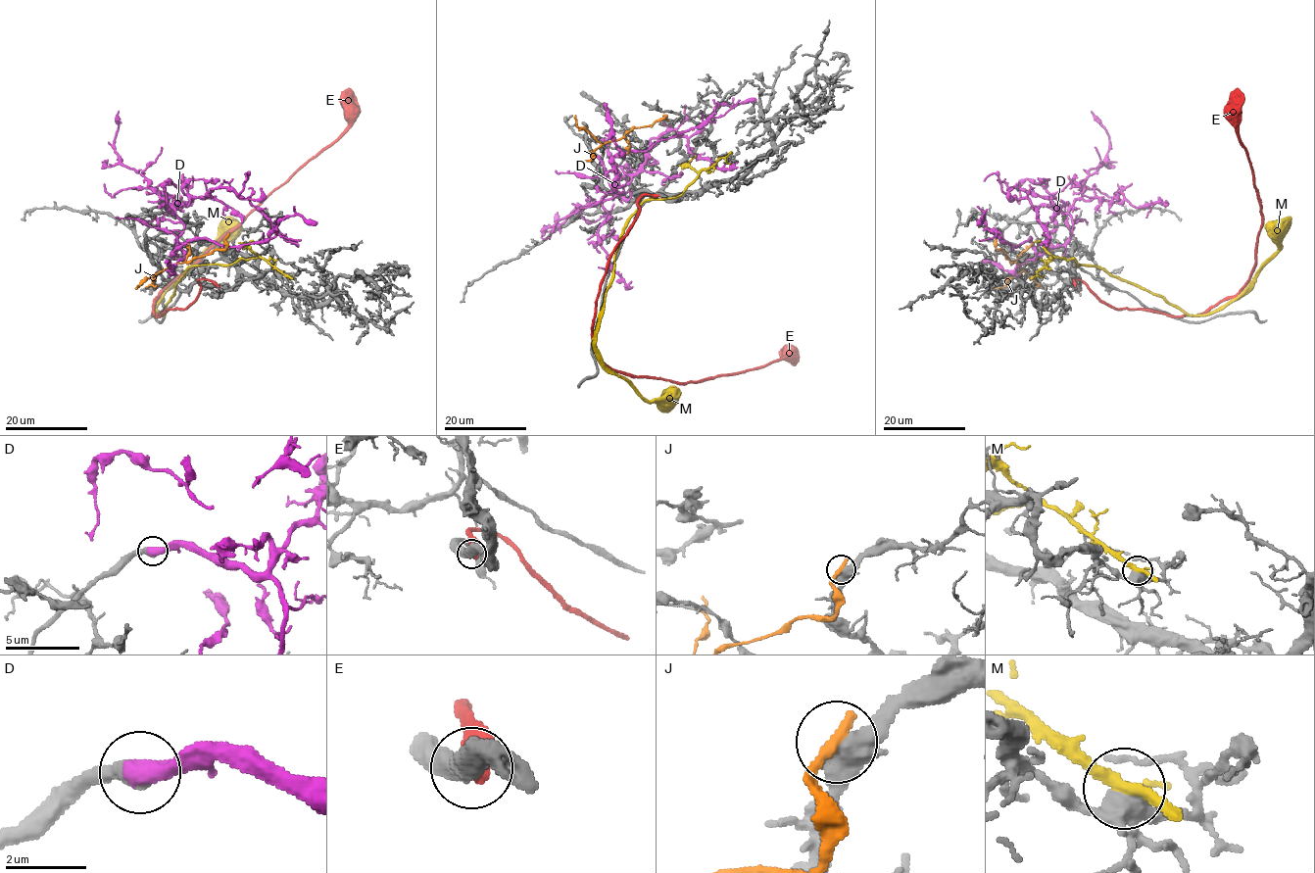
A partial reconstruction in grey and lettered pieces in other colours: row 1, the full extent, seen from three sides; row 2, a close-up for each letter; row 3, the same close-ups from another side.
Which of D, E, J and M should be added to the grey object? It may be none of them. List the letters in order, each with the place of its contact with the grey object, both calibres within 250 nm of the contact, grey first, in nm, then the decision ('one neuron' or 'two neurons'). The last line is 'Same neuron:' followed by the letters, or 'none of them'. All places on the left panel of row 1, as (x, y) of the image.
D: contact (159, 207); calibres 500 and 600 nm; one neuron
E: contact (217, 285); calibres 480 and 600 nm; two neurons
J: contact (227, 236); calibres 480 and 320 nm; two neurons
M: contact (286, 275); calibres 400 and 240 nm; two neurons
Same neuron: D

